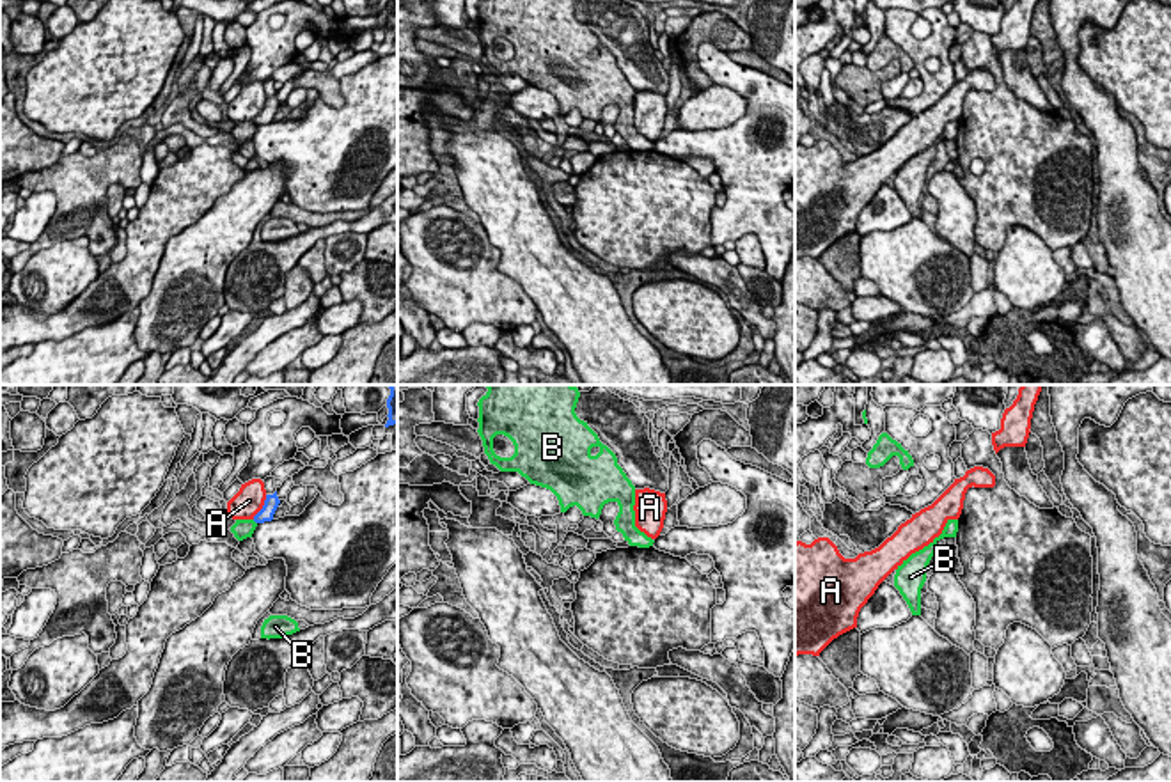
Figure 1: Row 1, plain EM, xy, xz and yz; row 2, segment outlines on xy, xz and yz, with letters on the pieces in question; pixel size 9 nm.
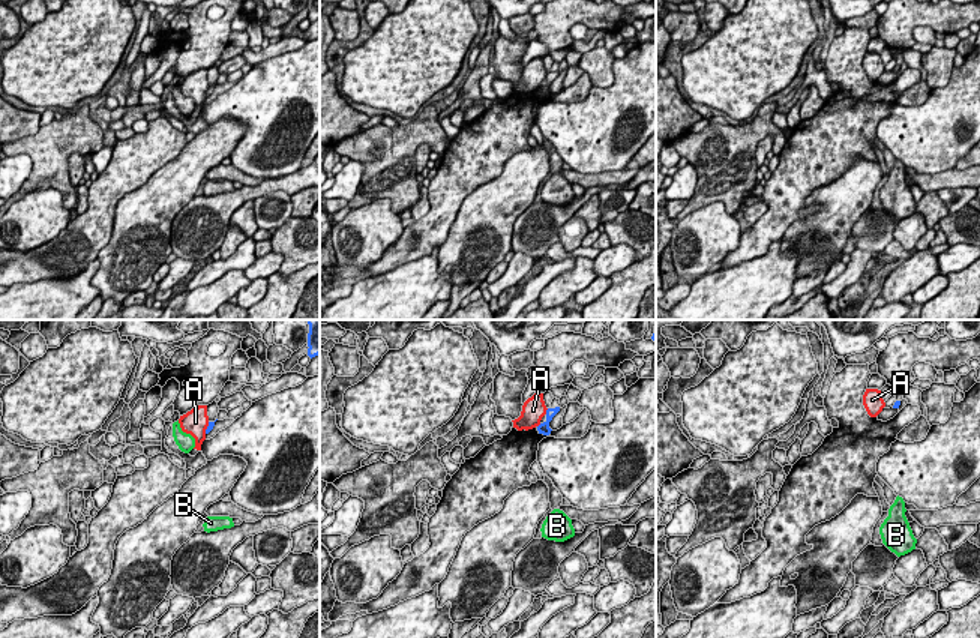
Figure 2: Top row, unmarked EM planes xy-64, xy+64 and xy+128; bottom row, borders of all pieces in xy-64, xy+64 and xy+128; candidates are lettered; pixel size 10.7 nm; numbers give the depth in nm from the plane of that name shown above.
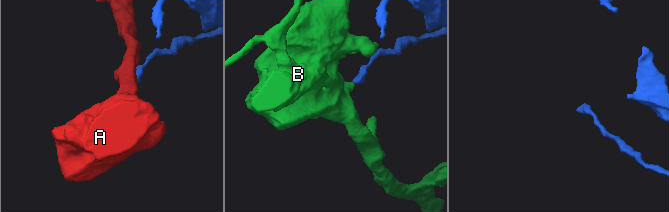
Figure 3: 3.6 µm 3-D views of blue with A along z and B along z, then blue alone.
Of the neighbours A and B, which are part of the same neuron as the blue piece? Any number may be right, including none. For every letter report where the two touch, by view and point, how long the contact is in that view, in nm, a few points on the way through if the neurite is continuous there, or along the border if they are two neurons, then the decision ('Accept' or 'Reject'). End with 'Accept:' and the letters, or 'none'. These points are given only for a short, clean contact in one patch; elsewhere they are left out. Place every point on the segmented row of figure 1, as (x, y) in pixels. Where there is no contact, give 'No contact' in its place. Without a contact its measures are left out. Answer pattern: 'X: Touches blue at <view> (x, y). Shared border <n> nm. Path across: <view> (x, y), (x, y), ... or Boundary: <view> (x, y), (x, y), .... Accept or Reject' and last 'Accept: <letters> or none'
A: Touches blue at xy (263, 508). Shared border 260 nm. Boundary: xy (267, 495), (261, 509), (252, 518). Reject
B: No contact. Reject
Accept: none

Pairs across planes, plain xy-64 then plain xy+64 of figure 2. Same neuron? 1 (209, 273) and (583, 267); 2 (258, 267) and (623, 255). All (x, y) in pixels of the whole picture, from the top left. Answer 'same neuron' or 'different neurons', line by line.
1: different neurons
2: same neuron

